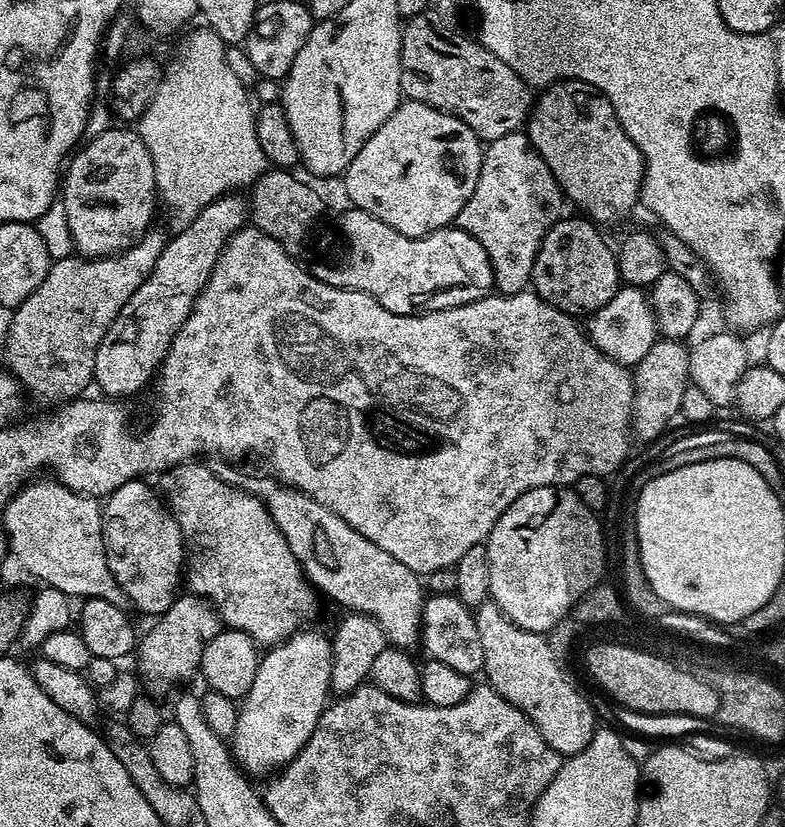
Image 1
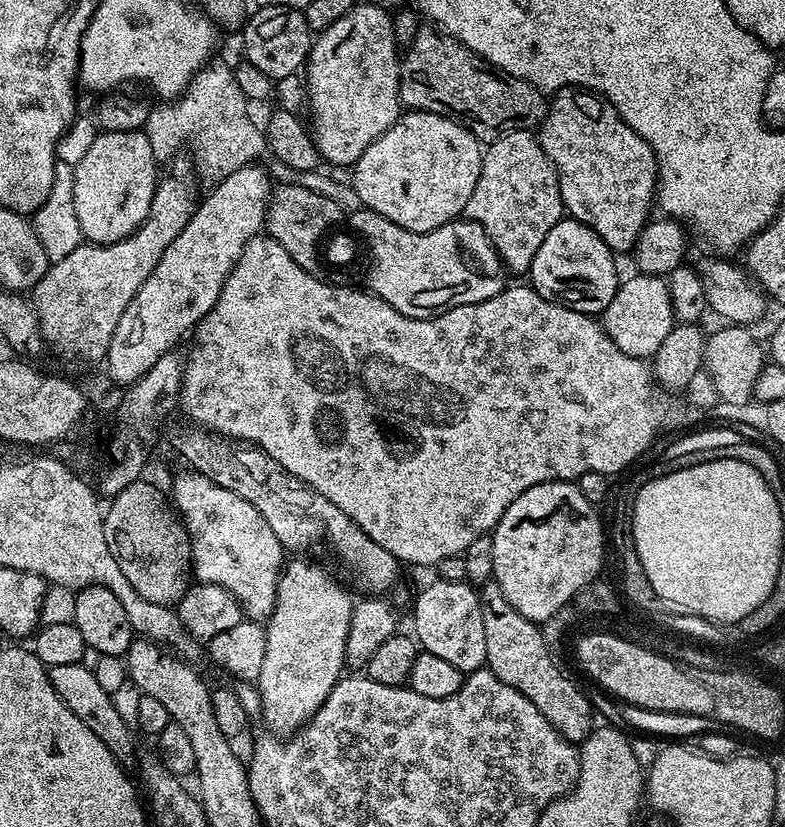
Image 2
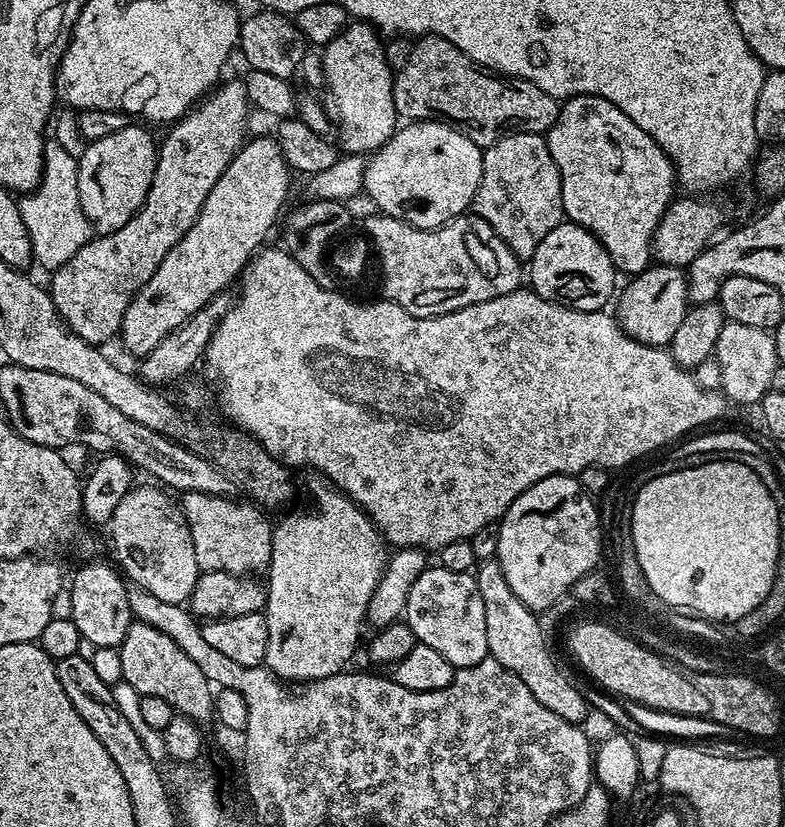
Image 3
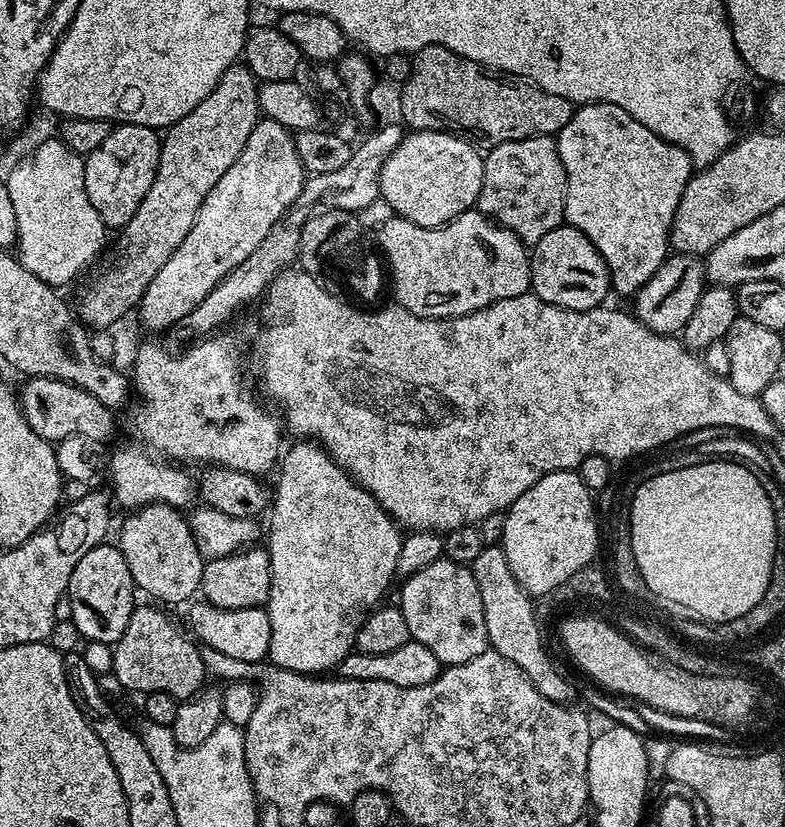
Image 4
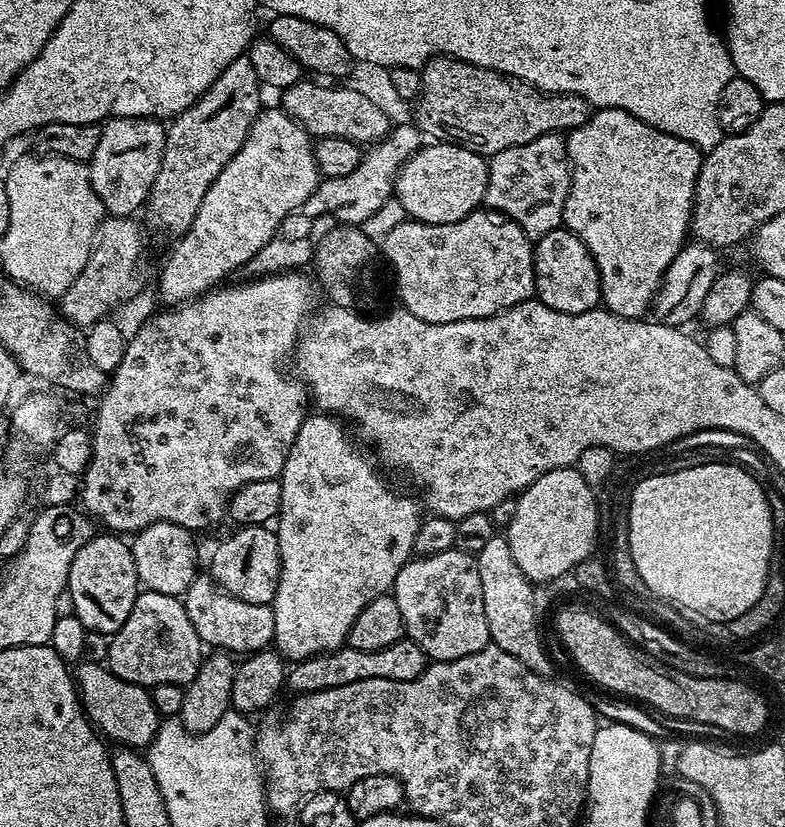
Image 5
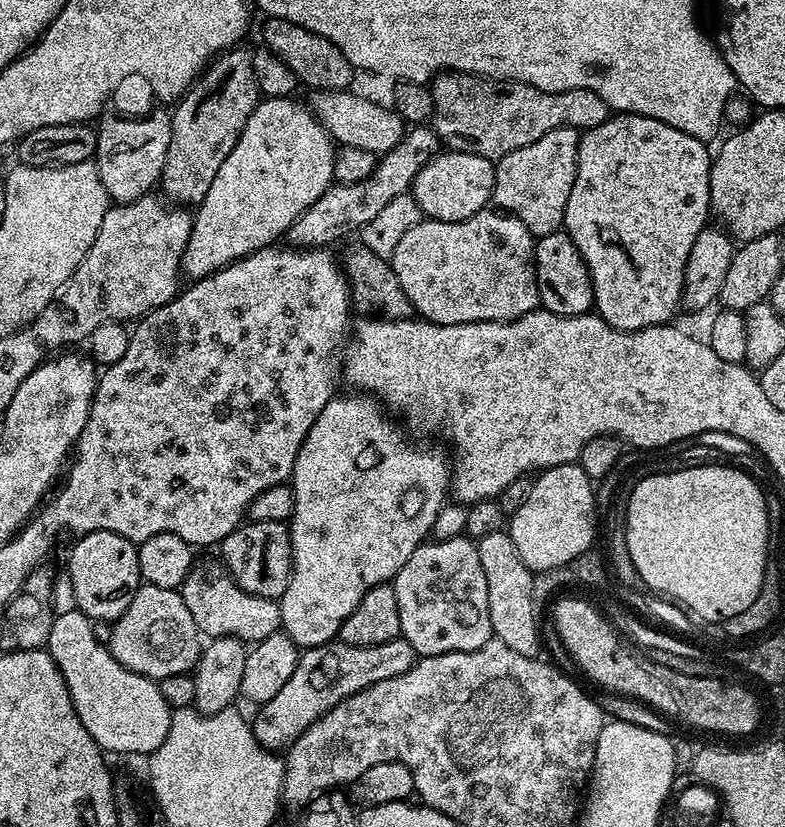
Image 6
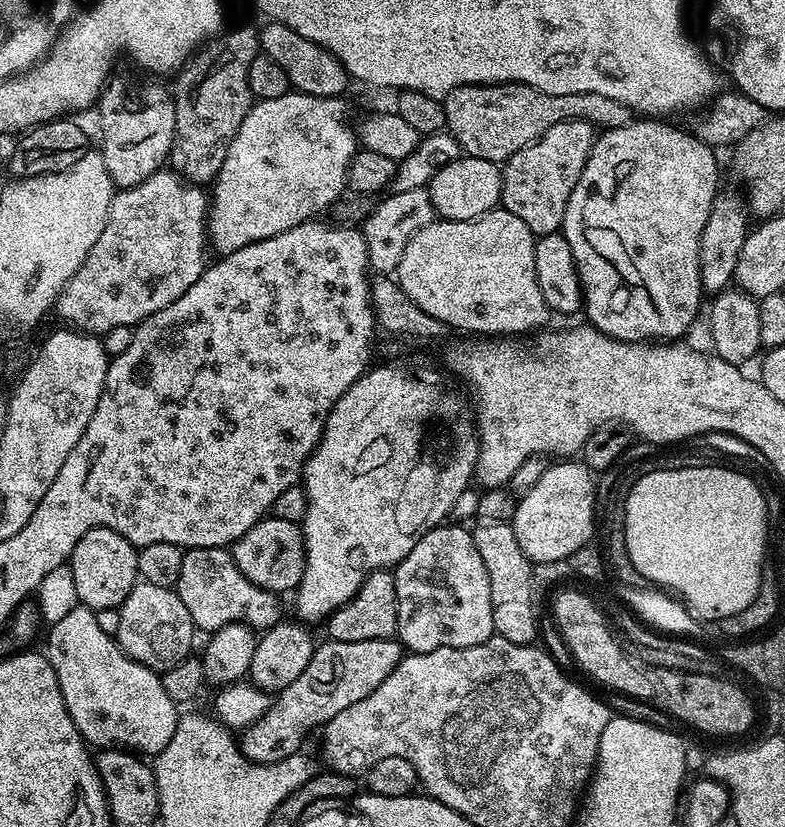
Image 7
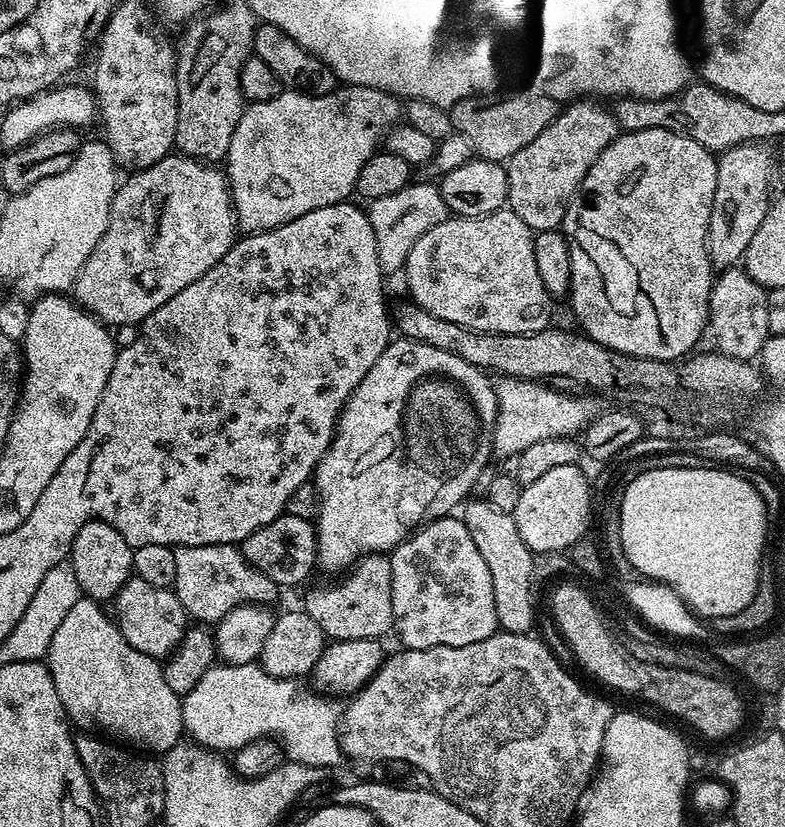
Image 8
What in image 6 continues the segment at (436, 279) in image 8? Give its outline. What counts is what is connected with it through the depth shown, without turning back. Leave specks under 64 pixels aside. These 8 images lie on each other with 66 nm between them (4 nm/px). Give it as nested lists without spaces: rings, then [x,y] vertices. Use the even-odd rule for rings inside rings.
[[[485,210],[462,222],[421,219],[399,239],[390,263],[413,309],[434,324],[513,320],[540,308],[534,237],[507,212]]]

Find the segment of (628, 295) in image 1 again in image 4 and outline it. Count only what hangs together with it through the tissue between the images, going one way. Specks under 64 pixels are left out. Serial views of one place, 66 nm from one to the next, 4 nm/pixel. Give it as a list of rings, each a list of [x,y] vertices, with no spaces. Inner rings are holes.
[[[669,255],[662,266],[658,266],[654,278],[636,291],[634,315],[650,330],[663,336],[676,336],[683,333],[686,322],[690,322],[690,314],[694,314],[698,302],[704,297],[705,287],[704,261],[701,257]]]

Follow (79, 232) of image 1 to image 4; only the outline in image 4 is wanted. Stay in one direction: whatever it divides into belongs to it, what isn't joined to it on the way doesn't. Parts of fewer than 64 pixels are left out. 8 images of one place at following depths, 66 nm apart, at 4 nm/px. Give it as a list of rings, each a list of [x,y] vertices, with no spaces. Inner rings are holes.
[[[120,124],[113,127],[110,138],[98,146],[84,161],[86,194],[94,206],[99,223],[108,228],[123,229],[134,218],[146,190],[154,182],[162,140],[157,129],[141,124]]]

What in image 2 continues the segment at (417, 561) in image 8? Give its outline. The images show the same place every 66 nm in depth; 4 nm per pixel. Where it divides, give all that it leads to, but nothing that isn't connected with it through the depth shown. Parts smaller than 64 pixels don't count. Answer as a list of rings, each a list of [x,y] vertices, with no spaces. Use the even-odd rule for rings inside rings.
[[[429,580],[429,584],[417,594],[412,604],[412,624],[416,627],[414,636],[419,647],[450,662],[450,666],[458,666],[462,673],[477,672],[488,663],[479,591],[471,583],[462,580]]]

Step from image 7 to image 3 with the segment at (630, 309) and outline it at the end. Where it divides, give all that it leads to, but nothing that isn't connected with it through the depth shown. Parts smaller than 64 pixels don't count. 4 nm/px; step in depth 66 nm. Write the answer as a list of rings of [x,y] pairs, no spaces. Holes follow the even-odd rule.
[[[601,96],[567,97],[560,104],[560,113],[554,122],[554,126],[548,129],[546,139],[550,150],[550,158],[554,158],[562,178],[562,206],[564,207],[565,217],[571,223],[582,226],[587,232],[594,234],[594,238],[598,238],[598,242],[602,242],[606,254],[610,254],[610,258],[614,262],[617,273],[624,274],[624,272],[628,272],[627,275],[633,277],[640,272],[645,272],[650,267],[650,261],[653,259],[652,238],[654,230],[658,226],[662,214],[674,199],[672,191],[677,191],[678,188],[676,169],[672,161],[669,160],[668,155],[662,150],[662,146],[658,146],[658,142],[654,142],[654,138],[650,138],[650,134],[646,134],[646,130],[641,130],[640,127],[634,126],[634,122],[630,122],[630,118],[626,118],[626,114],[622,114],[622,110],[618,110],[618,106],[614,106],[614,102],[610,102]]]

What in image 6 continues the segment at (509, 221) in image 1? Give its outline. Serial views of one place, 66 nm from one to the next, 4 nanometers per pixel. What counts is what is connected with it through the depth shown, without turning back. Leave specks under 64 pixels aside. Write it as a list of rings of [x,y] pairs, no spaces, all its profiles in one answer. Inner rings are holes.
[[[575,128],[549,130],[546,134],[542,134],[542,138],[538,138],[538,142],[530,142],[530,146],[522,146],[522,150],[510,150],[510,154],[495,161],[496,177],[492,191],[495,207],[499,211],[507,212],[509,216],[518,218],[518,222],[522,222],[522,226],[526,226],[526,230],[530,230],[534,238],[561,231],[566,214],[566,202],[570,202],[570,190],[576,177],[580,138],[581,133]]]

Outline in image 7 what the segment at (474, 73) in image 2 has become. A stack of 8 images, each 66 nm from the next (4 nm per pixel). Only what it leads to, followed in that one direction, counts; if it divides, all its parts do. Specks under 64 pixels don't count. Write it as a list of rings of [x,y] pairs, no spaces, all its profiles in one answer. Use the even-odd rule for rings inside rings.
[[[467,84],[443,97],[446,131],[460,144],[465,156],[482,158],[495,164],[508,160],[518,150],[530,146],[550,126],[567,120],[585,120],[597,129],[631,124],[634,113],[614,98],[602,94],[546,94],[525,84]]]

